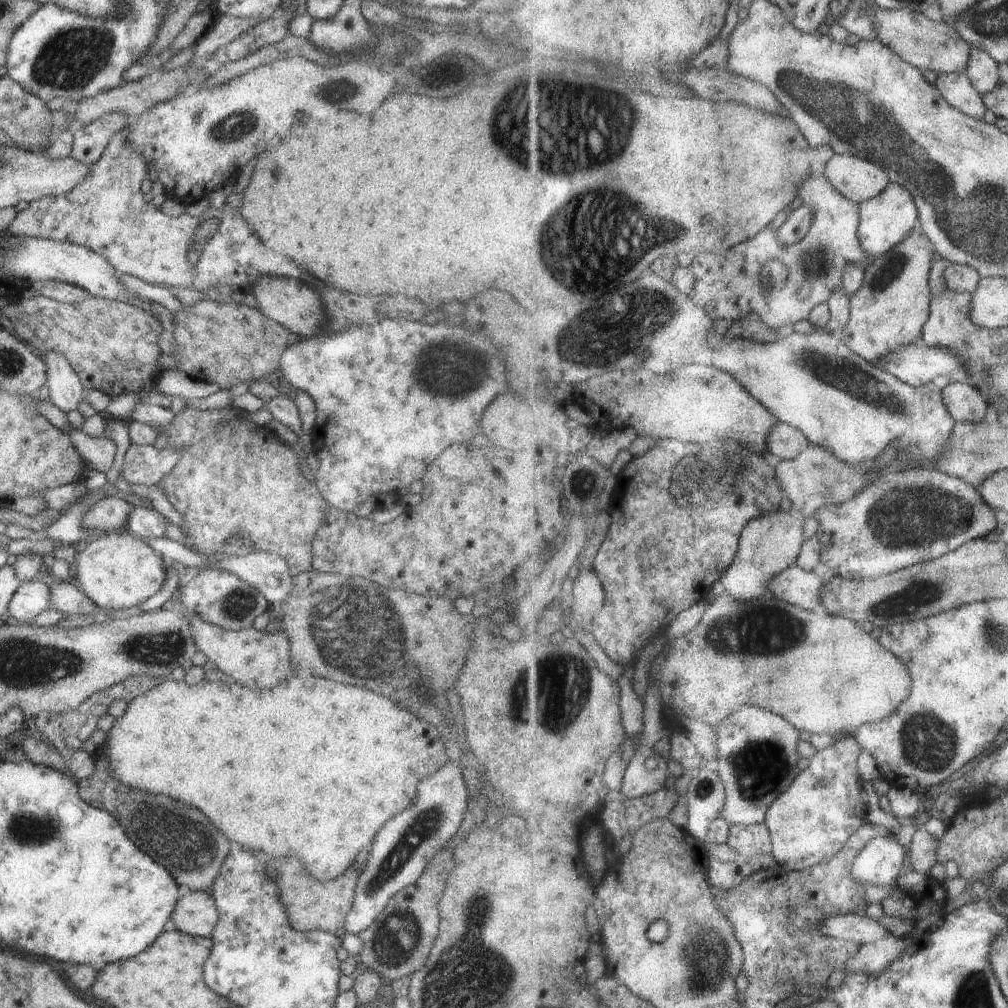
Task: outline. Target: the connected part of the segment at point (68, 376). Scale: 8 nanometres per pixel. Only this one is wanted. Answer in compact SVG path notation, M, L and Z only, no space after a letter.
M58 352L40 356L47 364L47 386L50 389L49 398L52 404L66 414L70 410L76 410L84 399L86 391L76 372L72 370L70 362Z

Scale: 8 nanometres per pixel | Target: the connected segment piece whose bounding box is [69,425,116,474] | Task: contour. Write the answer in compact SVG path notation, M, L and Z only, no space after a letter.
M74 427L70 430L69 439L78 455L83 460L86 469L98 470L98 472L108 472L114 462L116 455L116 444L107 436L102 438L90 438L82 430Z

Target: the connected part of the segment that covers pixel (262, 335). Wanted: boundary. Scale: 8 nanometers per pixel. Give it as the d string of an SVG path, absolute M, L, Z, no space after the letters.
M202 300L174 315L175 360L178 371L199 381L230 389L238 382L252 383L277 375L280 358L288 346L287 328L269 319L262 311L245 304Z

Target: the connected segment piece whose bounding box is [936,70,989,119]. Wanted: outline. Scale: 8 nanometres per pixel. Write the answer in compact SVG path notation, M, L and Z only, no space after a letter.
M954 72L952 74L941 74L938 76L936 85L945 95L946 100L958 110L966 112L974 118L986 118L989 107L986 106L985 99L974 86L973 79L964 72Z

